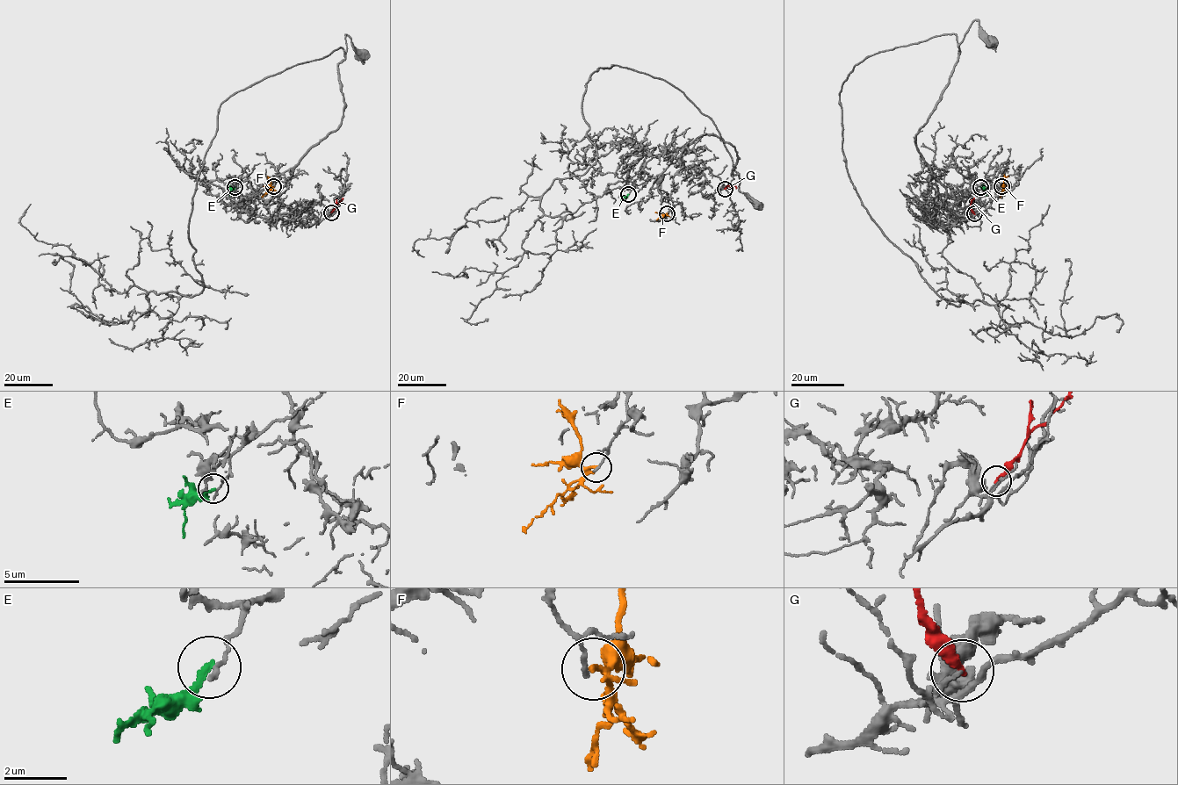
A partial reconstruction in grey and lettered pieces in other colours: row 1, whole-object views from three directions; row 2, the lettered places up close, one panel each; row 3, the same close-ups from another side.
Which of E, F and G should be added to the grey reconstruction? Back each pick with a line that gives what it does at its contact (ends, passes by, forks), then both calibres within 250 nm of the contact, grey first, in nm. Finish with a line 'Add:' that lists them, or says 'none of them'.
Add: none of them

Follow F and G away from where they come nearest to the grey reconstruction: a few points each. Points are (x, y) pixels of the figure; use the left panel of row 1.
F: (273, 187), (262, 197)
G: (330, 212), (343, 198)

